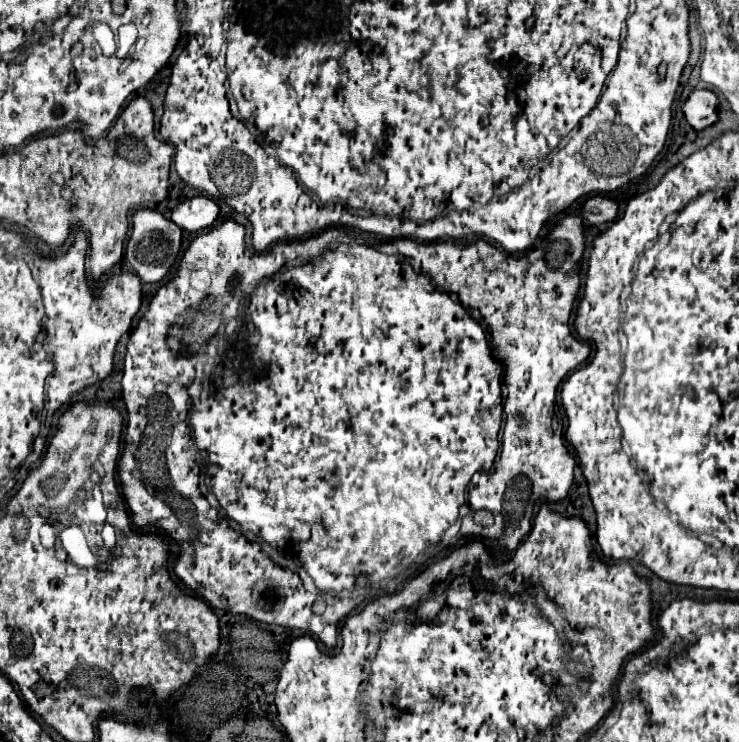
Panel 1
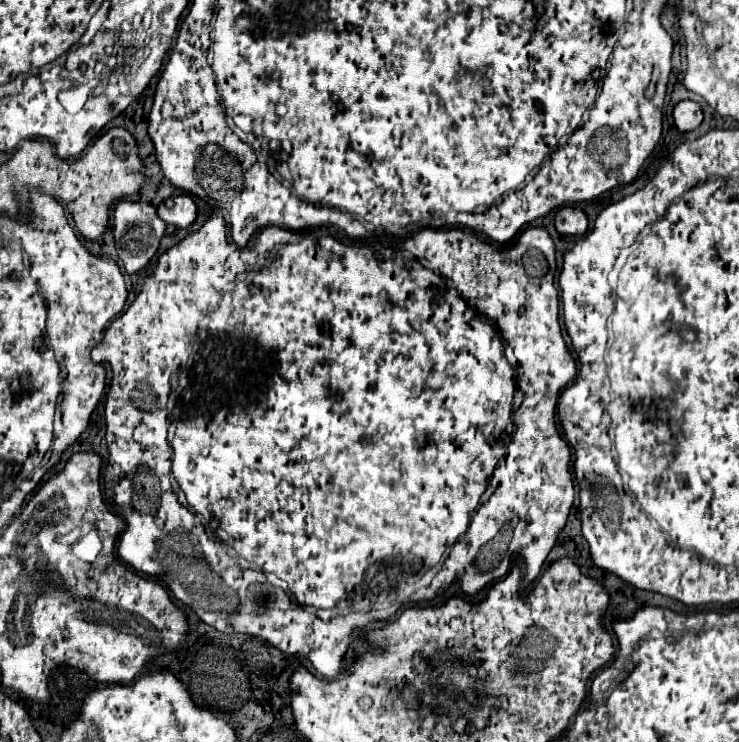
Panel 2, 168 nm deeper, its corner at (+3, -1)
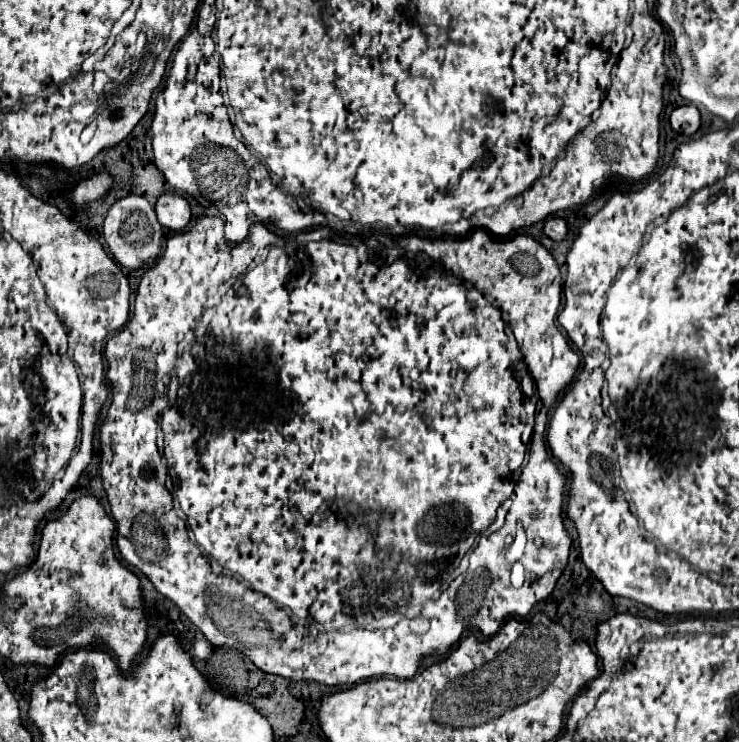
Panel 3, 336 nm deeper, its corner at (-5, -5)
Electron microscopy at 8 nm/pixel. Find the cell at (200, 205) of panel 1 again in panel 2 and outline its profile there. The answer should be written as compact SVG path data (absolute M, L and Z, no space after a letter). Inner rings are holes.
M177 195L177 197L165 199L157 207L157 215L165 223L187 229L197 219L197 207L195 207L195 203L193 203L193 199L189 195Z

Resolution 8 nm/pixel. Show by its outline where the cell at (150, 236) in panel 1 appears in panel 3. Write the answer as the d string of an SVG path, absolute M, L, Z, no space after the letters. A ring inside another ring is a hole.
M127 195L109 209L103 225L103 235L115 259L129 269L141 269L153 265L153 261L157 261L157 255L161 255L163 225L157 221L151 203L139 195Z

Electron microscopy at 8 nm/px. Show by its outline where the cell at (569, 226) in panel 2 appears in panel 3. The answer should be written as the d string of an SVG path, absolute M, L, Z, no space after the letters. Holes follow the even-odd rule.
M555 217L555 219L549 219L545 223L545 235L551 237L553 241L563 241L567 237L567 231L569 231L569 225L565 219L561 217Z

